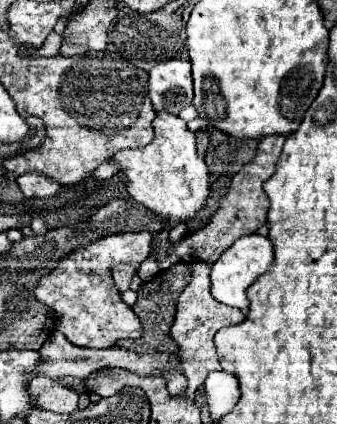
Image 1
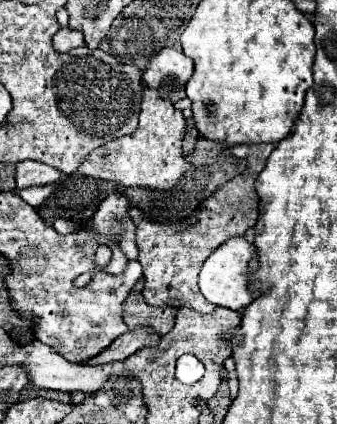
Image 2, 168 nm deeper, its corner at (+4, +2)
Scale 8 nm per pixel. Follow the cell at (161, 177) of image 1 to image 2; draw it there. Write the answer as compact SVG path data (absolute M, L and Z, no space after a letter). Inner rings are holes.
M142 85L142 105L140 121L132 135L112 139L96 147L80 165L80 175L90 175L106 181L116 181L122 187L152 187L152 189L172 189L190 163L182 155L186 119L180 109L158 95L156 89Z

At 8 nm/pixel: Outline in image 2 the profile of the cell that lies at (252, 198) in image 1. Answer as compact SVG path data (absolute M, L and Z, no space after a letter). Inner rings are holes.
M240 145L230 147L230 155L246 159L248 167L236 179L224 183L210 197L206 197L188 217L178 223L156 223L150 221L142 209L136 205L128 207L128 215L136 223L136 245L138 245L138 261L144 267L144 299L148 305L156 307L190 307L198 313L212 313L216 305L208 303L198 289L198 273L206 261L206 257L226 243L232 237L242 237L250 227L256 225L258 219L258 193L254 189L254 181L266 165L274 145Z

